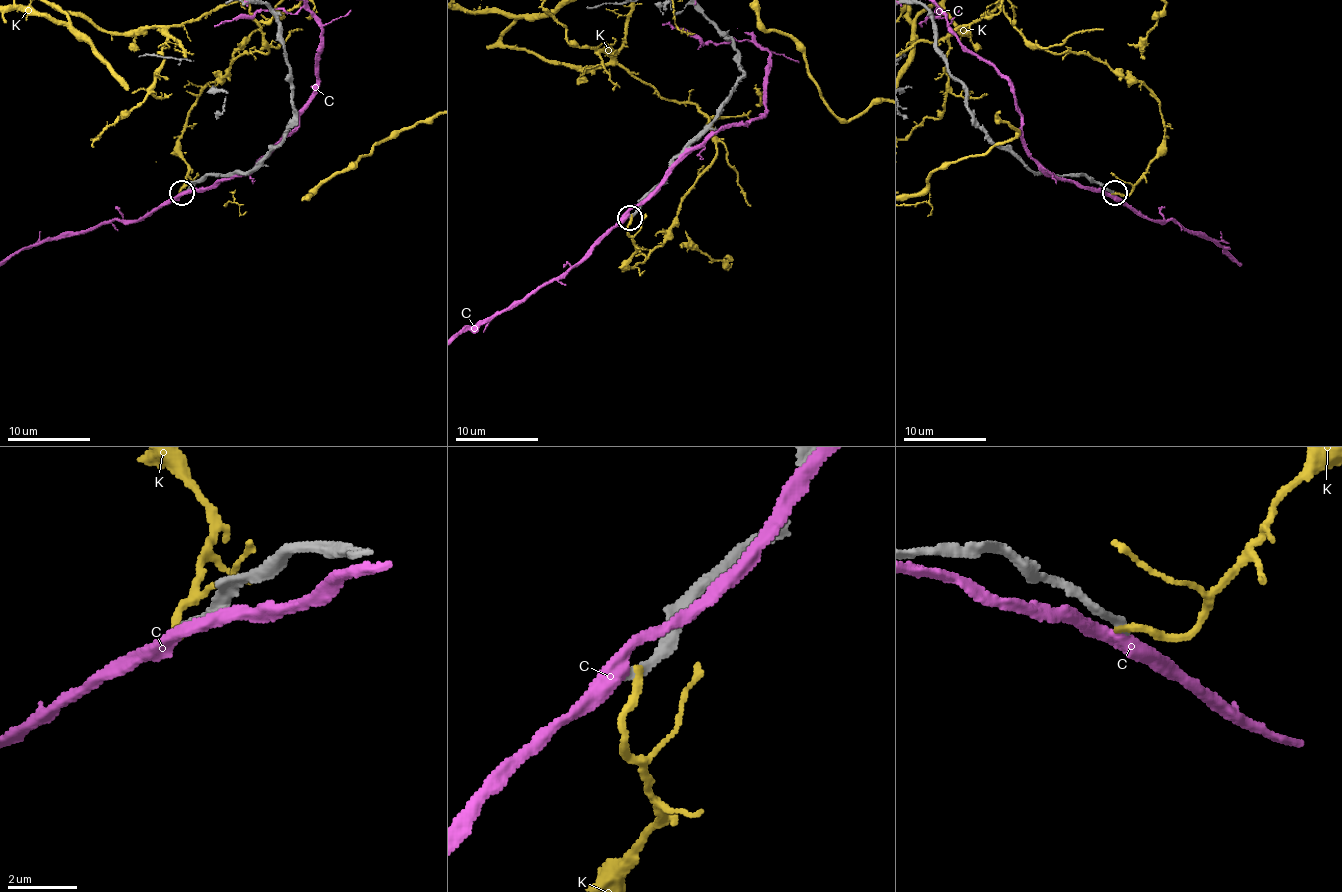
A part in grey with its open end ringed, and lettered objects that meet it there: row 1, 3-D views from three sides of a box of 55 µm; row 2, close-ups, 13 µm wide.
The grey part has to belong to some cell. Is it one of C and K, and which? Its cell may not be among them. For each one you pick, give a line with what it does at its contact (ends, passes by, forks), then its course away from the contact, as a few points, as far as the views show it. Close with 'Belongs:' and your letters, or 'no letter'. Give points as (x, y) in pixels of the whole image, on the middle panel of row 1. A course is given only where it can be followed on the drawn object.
Belongs: no letter

